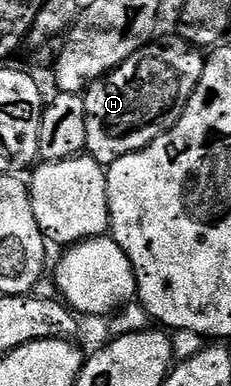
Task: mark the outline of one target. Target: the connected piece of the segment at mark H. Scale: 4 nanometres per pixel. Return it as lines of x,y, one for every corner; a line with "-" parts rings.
181,35
164,36
137,48
123,64
85,89
89,155
113,158
134,152
157,138
165,124
175,124
182,117
206,65
204,52

